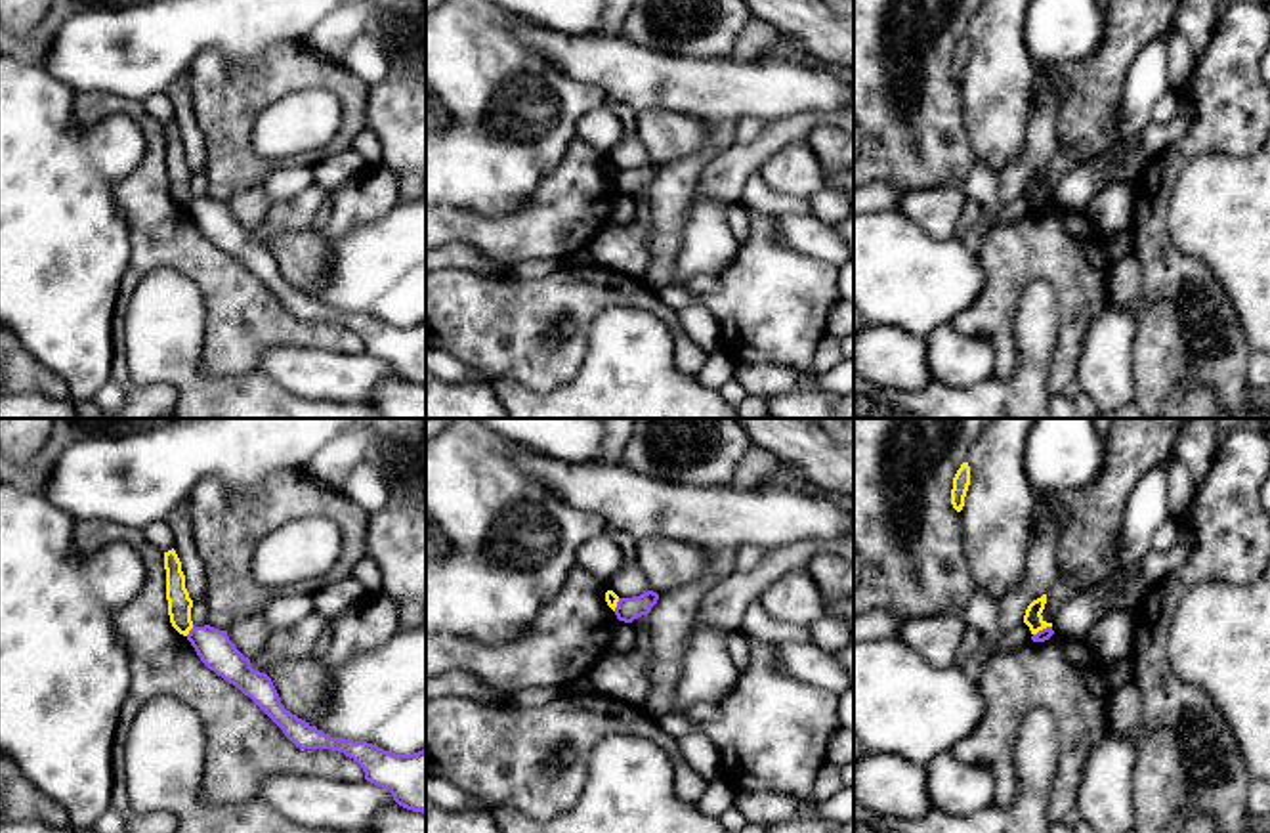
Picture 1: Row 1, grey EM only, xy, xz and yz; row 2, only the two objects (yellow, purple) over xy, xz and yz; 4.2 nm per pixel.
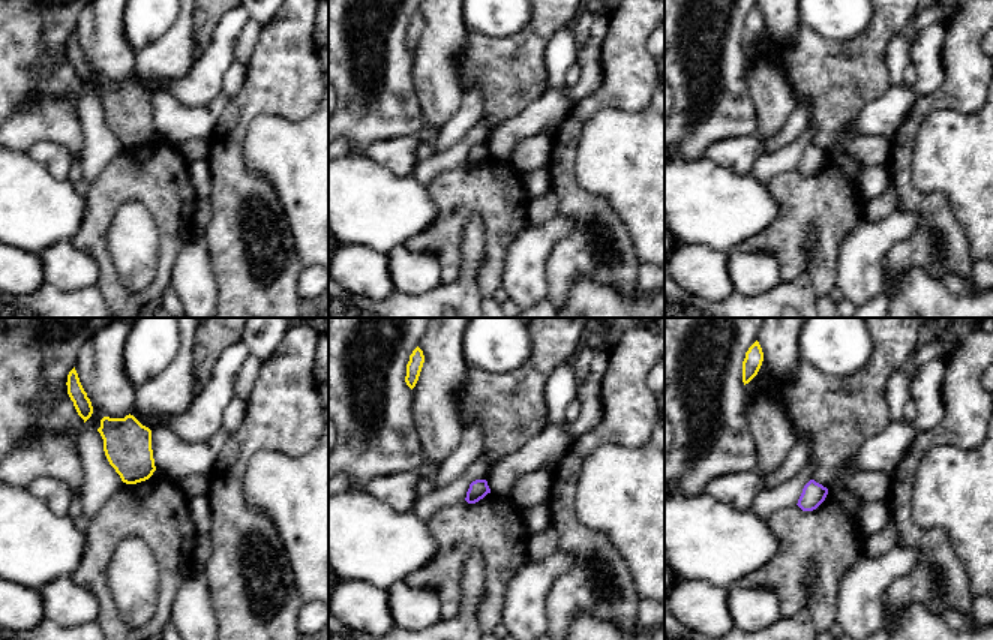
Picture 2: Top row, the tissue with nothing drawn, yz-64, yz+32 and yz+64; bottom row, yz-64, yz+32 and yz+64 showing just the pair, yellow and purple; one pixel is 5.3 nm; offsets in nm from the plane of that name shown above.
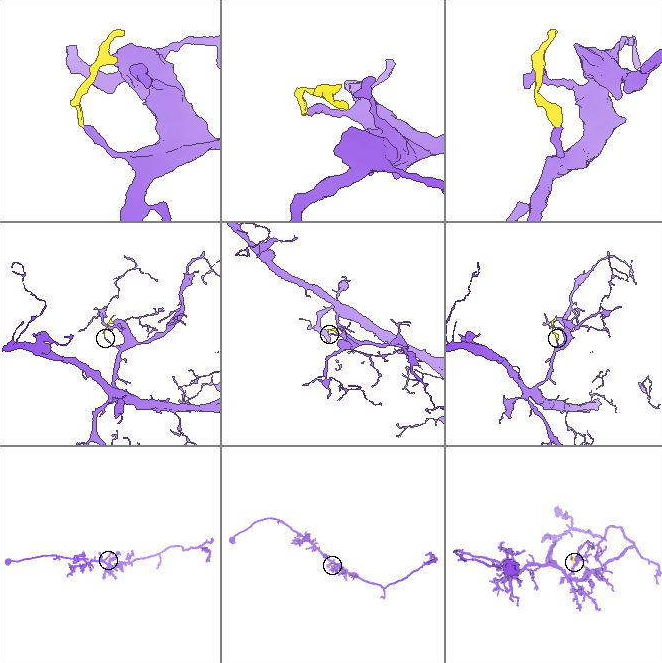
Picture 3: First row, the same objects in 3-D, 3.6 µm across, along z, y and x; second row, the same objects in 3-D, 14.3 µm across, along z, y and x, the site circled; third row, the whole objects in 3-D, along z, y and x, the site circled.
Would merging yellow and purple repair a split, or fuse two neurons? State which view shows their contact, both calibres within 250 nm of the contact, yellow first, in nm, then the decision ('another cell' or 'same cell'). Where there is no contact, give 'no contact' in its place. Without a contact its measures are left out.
yz | 80/50 nm | another cell

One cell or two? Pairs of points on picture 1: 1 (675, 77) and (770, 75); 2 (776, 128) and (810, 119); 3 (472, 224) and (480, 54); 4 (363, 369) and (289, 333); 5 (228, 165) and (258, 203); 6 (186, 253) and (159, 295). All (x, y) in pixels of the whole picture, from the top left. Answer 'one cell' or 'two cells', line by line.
1: one cell
2: one cell
3: two cells
4: two cells
5: two cells
6: two cells

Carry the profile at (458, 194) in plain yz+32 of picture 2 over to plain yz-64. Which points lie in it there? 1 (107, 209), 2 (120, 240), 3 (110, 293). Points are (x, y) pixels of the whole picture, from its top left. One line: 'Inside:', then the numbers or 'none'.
Inside: 1, 3

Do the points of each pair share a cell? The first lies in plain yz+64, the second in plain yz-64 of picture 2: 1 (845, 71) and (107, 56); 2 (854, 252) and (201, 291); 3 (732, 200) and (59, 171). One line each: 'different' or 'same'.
1: different
2: same
3: different

